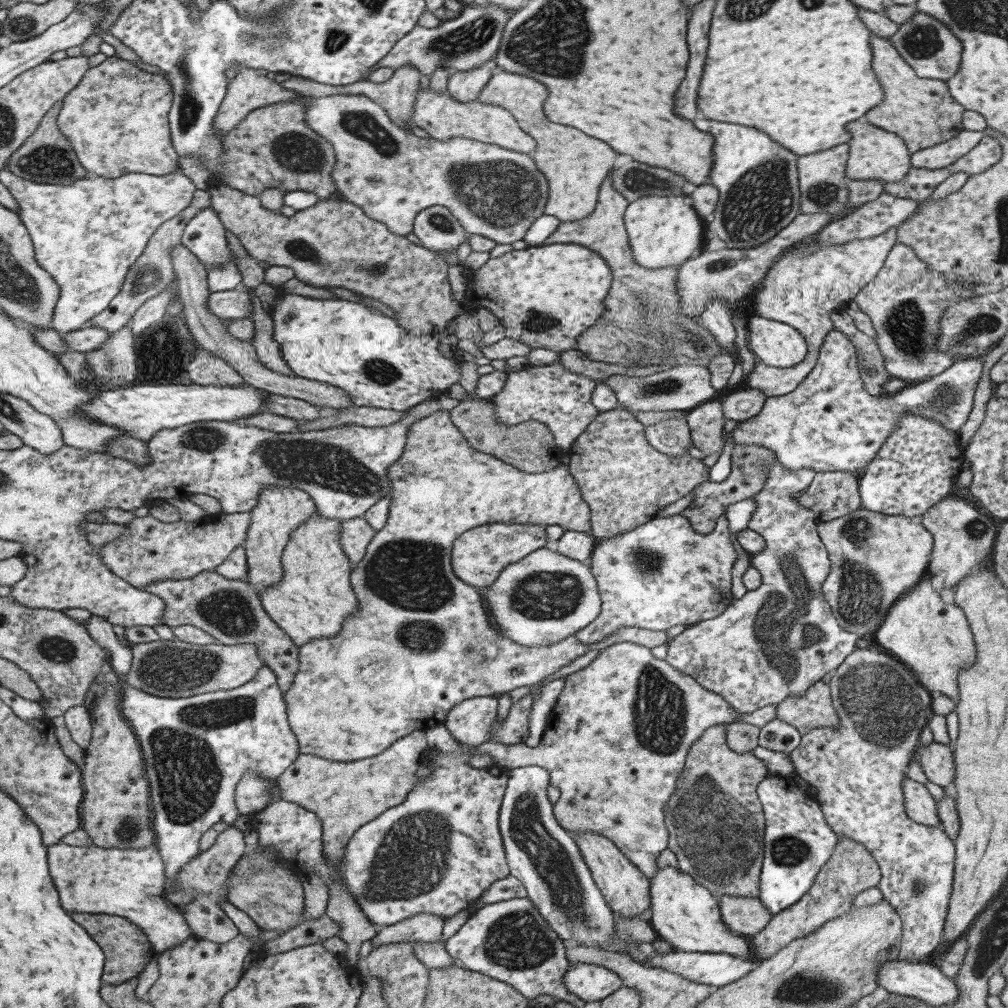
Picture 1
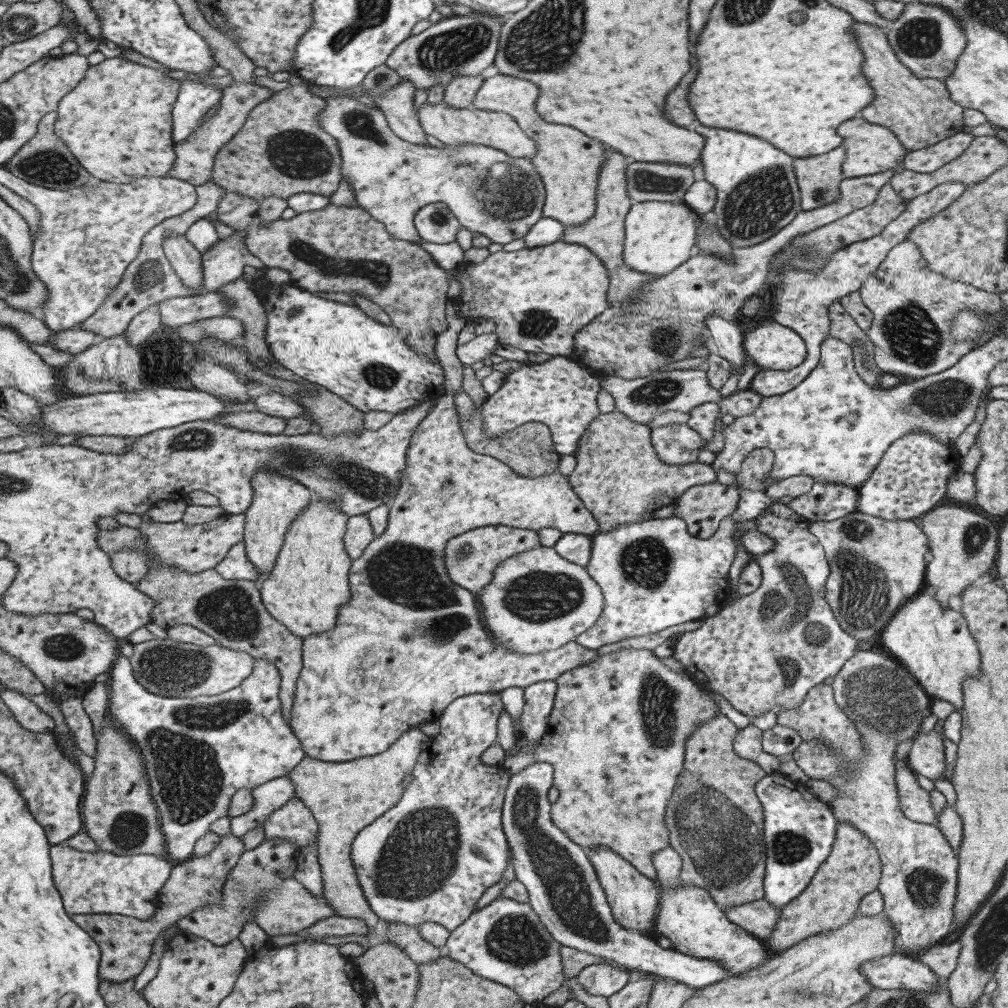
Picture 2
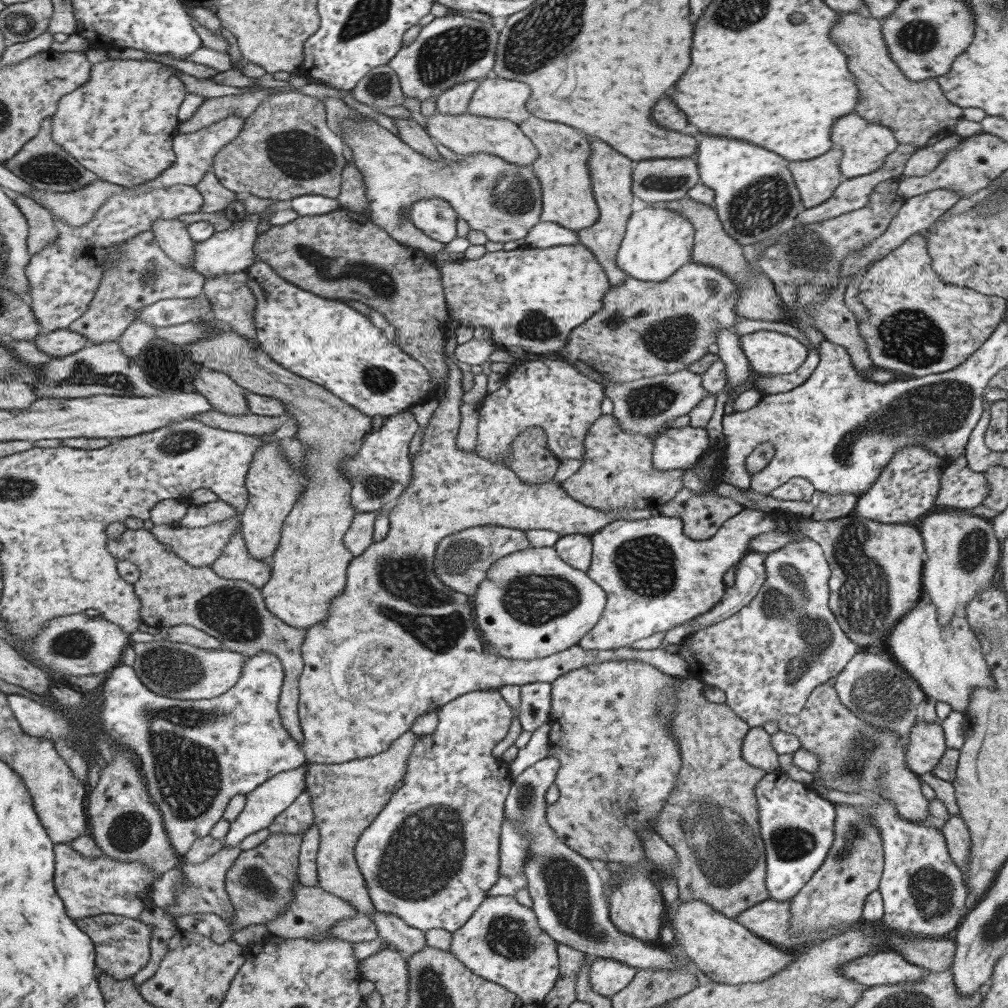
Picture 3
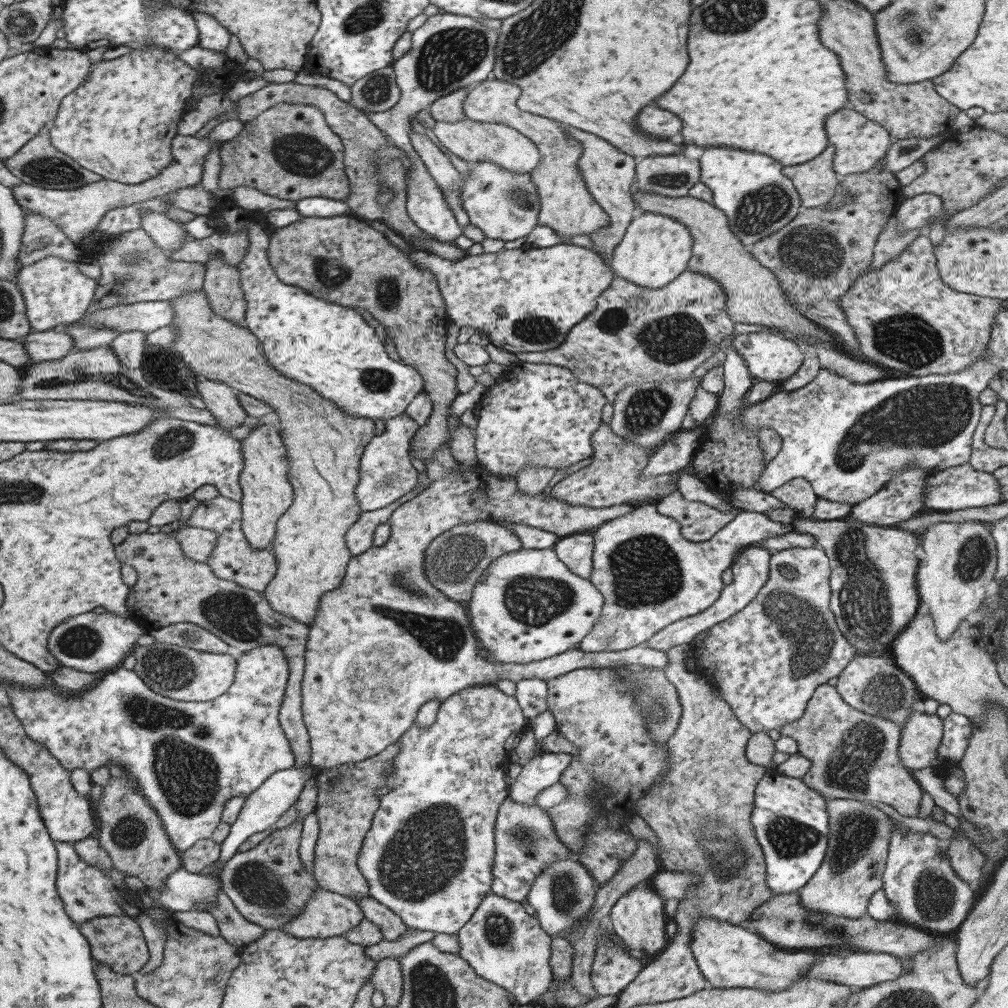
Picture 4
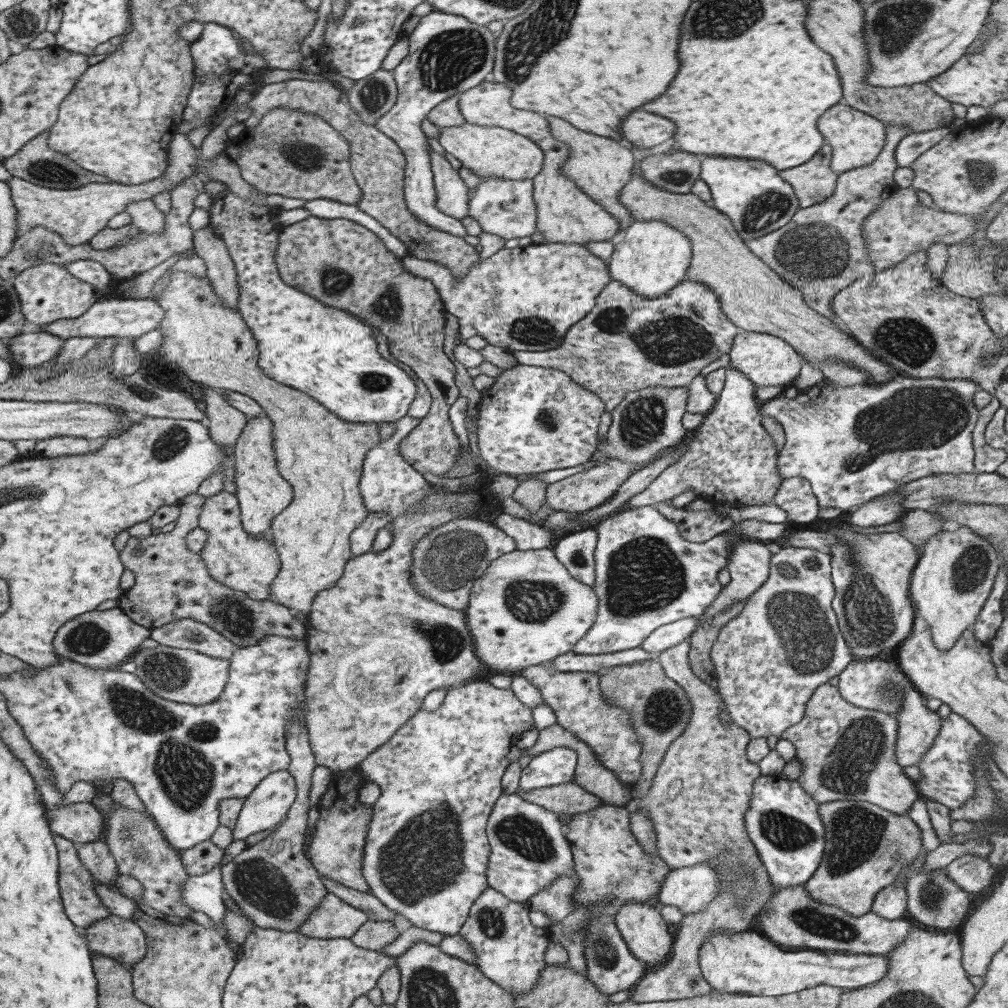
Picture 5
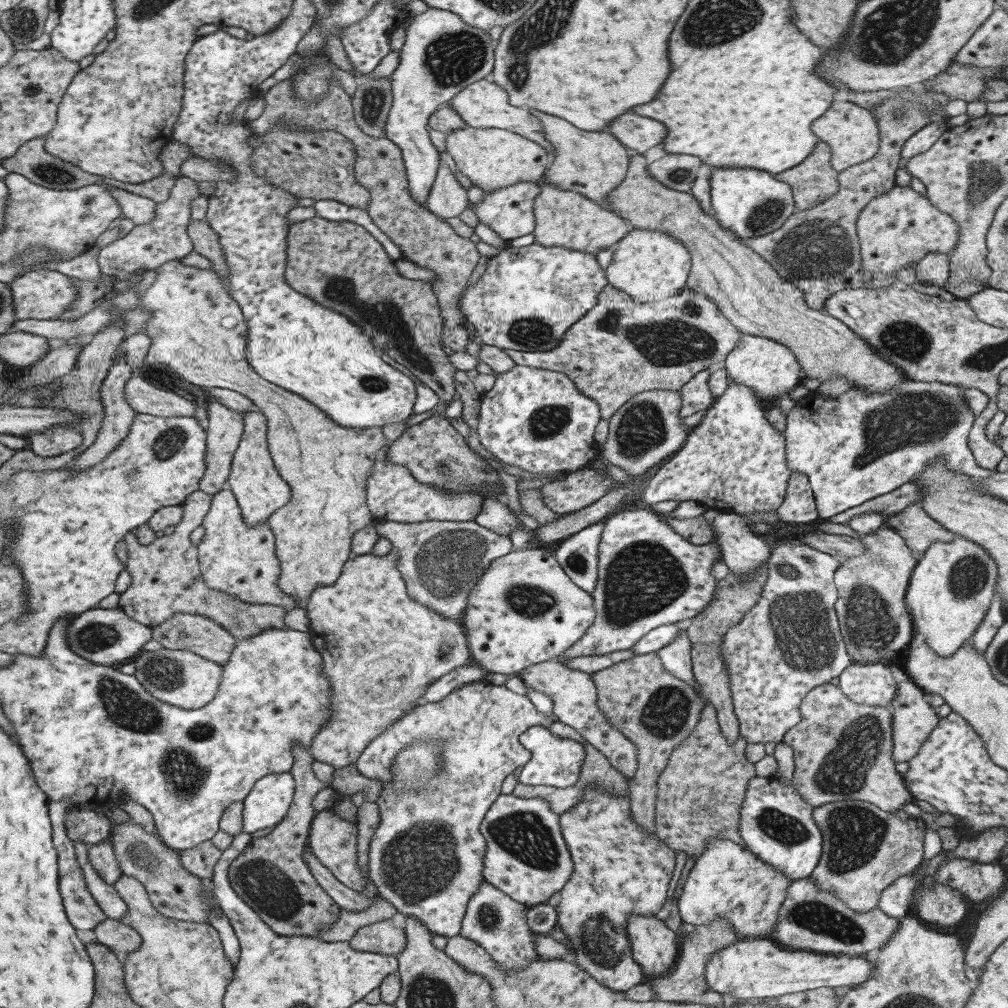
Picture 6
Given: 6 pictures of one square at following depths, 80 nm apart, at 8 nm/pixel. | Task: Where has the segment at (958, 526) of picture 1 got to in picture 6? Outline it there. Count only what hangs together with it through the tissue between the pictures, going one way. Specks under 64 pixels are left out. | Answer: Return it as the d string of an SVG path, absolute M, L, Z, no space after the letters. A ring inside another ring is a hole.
M953 535L949 542L934 542L918 558L905 594L913 630L939 656L947 658L981 624L993 599L997 570L993 559L978 544Z

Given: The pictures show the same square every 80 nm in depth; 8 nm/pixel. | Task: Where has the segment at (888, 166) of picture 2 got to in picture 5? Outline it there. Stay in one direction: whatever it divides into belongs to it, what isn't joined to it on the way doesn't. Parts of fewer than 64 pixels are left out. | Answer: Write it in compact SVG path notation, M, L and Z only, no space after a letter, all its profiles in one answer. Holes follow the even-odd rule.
M835 104L829 110L825 110L817 120L816 126L817 132L832 150L830 169L838 174L868 165L879 154L885 140L885 124L843 104Z

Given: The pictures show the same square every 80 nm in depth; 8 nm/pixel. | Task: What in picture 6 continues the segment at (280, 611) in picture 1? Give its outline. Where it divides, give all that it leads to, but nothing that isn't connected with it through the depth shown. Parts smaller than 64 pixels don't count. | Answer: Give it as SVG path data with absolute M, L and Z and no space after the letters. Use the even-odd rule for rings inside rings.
M173 259L160 264L158 267L155 267L154 270L155 280L151 282L149 287L147 287L144 293L140 296L140 306L146 308L146 310L150 312L148 319L145 321L144 329L142 330L142 332L149 337L150 345L145 353L144 362L136 369L135 375L143 378L147 383L150 383L157 389L170 390L181 397L181 378L183 378L185 382L189 382L189 384L201 387L203 390L215 387L235 391L246 396L266 418L266 443L268 444L275 471L291 490L291 498L289 498L289 501L283 506L280 506L277 510L274 510L272 512L273 514L266 520L266 525L270 529L274 538L274 553L280 564L277 588L281 590L281 593L291 596L291 598L295 598L295 602L298 603L298 606L304 608L305 604L308 602L309 596L311 596L311 592L313 592L317 586L331 586L331 584L337 580L343 563L351 557L350 544L353 534L355 534L357 530L363 529L374 520L368 511L368 506L365 501L365 481L367 481L367 477L371 475L375 456L377 456L380 448L384 448L384 446L388 444L388 439L384 437L380 427L372 426L371 428L361 429L343 428L342 426L335 424L314 404L307 402L304 398L297 396L297 394L293 394L292 392L263 380L258 374L255 374L245 358L244 346L246 345L247 327L243 320L242 312L240 311L238 304L228 295L228 292L222 285L222 280L217 276L217 273L213 269L190 267L183 264L179 259Z

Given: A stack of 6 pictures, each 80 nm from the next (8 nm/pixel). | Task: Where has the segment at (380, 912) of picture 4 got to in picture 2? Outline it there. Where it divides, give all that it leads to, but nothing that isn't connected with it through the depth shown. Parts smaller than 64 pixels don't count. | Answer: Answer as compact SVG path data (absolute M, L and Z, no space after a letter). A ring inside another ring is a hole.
M383 922L385 940L393 943L415 964L429 964L444 955L444 949L429 944L417 934L412 926L398 922ZM386 923L386 925L385 925Z

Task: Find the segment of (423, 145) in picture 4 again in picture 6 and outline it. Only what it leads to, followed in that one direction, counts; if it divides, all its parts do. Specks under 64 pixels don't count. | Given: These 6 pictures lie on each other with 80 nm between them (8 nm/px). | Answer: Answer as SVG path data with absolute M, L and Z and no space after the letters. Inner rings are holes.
M440 162L426 196L426 209L436 217L458 217L467 206L466 189L459 185L445 163Z

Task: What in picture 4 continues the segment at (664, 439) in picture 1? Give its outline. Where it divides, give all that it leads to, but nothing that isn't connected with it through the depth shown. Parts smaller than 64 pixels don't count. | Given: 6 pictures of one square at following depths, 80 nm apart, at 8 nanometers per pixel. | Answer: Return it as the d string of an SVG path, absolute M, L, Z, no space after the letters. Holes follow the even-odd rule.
M703 426L673 432L668 440L650 454L647 466L643 468L641 475L655 477L661 474L672 474L685 468L695 456L703 433L707 433L704 432Z

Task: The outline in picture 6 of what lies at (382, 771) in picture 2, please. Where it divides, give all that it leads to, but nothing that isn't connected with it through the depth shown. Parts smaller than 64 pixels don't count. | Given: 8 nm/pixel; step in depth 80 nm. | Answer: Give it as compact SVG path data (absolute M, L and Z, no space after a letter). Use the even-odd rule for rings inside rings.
M330 807L314 813L310 822L307 845L318 861L340 883L351 890L360 892L363 891L365 881L363 881L355 856L356 832L356 824L351 825L349 821L337 817L333 812L333 807Z

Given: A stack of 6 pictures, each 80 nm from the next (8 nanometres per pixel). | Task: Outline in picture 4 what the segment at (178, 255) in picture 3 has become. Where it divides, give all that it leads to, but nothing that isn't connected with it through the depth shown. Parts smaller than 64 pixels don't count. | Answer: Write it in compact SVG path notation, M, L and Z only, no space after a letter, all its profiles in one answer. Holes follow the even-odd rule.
M147 211L140 224L140 228L148 234L156 248L163 252L175 252L187 240L187 232L180 223L172 221L163 213Z

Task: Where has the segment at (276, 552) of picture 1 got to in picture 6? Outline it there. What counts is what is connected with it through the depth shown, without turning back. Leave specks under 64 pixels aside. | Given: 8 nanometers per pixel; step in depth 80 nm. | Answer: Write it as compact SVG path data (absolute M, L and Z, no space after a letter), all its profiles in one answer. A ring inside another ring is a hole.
M245 411L241 415L242 435L231 459L226 488L233 494L245 526L257 526L289 501L291 490L275 471L266 443L266 418L257 411Z

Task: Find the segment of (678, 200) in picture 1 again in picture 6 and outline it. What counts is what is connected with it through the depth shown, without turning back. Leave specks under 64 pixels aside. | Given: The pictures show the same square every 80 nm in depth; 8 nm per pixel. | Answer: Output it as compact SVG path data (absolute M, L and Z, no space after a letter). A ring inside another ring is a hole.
M629 227L627 234L611 246L610 263L603 270L607 284L623 290L633 301L645 303L669 298L686 286L690 271L687 249L660 230Z

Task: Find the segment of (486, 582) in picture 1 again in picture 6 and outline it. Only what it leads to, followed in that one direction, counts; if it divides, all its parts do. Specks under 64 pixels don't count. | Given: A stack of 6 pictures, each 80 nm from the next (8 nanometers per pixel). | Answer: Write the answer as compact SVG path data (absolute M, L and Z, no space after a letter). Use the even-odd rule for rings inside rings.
M381 521L377 535L386 538L396 550L396 569L404 580L407 597L449 620L461 618L469 592L487 565L514 550L507 536L479 527L474 521Z

